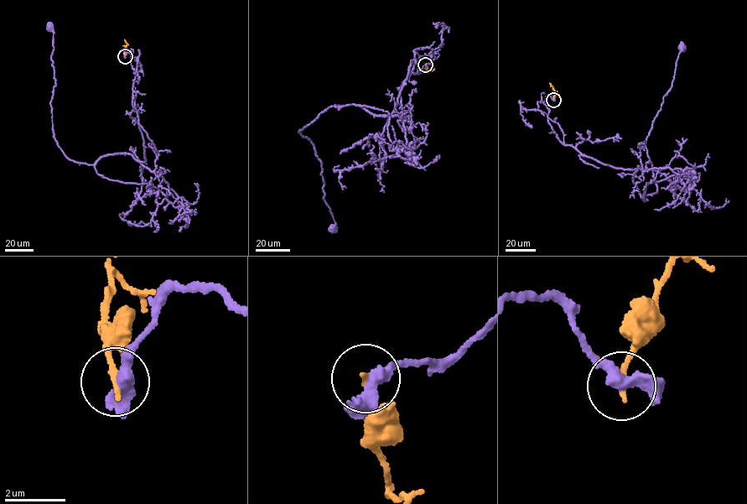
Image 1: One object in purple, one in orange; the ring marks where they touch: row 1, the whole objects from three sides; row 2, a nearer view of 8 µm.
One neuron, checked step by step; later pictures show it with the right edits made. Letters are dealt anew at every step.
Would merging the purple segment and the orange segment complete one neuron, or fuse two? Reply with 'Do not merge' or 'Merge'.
Do not merge

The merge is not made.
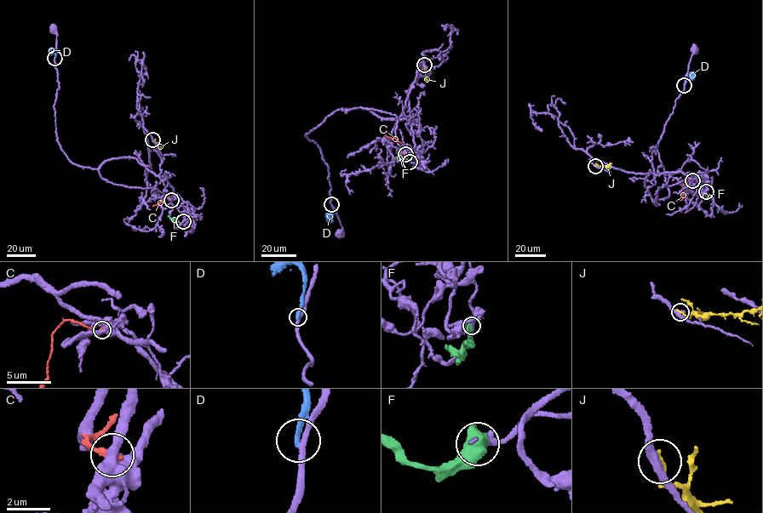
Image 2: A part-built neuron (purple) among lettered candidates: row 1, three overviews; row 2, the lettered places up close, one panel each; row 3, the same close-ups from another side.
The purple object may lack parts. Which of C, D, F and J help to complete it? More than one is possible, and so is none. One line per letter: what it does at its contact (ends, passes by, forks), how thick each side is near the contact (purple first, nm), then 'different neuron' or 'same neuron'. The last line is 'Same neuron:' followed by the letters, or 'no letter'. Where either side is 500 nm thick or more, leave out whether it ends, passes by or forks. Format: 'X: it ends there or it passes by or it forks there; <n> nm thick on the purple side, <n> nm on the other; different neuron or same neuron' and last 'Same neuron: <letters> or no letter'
C: 650 nm thick on the purple side, 340 nm on the other; different neuron
D: it ends there; 260 nm thick on the purple side, 280 nm on the other; different neuron
F: 380 nm thick on the purple side, 900 nm on the other; same neuron
J: it ends there; 360 nm thick on the purple side, 170 nm on the other; different neuron
Same neuron: F

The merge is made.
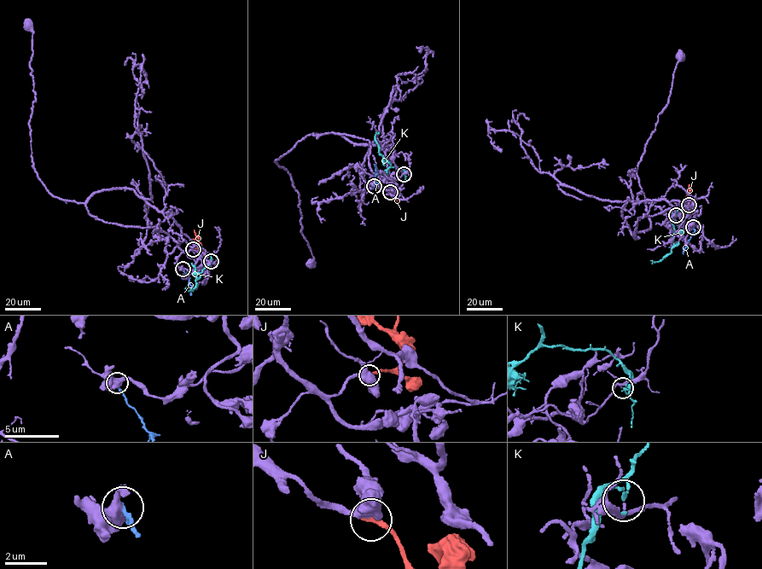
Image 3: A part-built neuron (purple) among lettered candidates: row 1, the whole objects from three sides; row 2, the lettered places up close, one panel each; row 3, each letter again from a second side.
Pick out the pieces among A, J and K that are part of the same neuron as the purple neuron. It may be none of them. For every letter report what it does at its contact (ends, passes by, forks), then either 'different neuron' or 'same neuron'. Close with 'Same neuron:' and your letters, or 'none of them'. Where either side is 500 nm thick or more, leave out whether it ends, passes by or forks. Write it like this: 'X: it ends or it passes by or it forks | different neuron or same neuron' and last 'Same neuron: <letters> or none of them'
A: different neuron
J: it ends | same neuron
K: it passes by | different neuron
Same neuron: J

